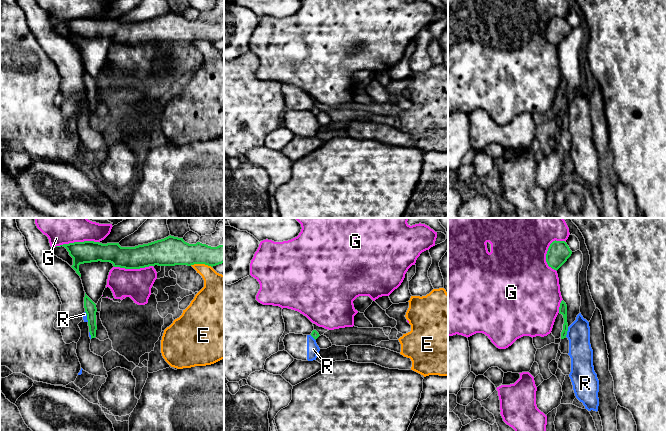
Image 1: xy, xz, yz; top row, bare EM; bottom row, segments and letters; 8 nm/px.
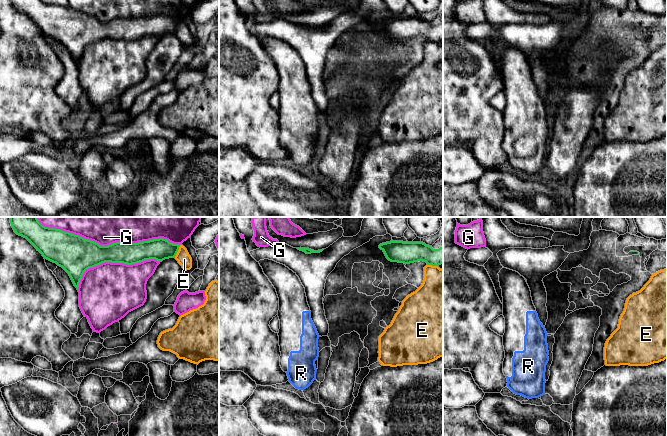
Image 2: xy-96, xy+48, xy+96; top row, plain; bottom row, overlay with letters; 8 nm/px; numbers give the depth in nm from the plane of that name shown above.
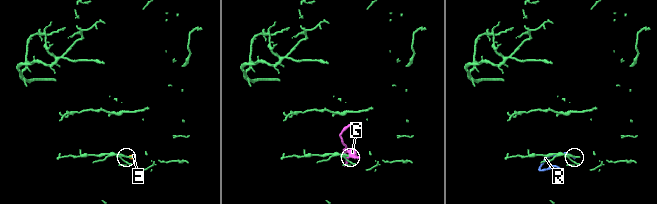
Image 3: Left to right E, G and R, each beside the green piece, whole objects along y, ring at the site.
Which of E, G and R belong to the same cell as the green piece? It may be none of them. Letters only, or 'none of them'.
none of them

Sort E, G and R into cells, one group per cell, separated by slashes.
E / G / R

